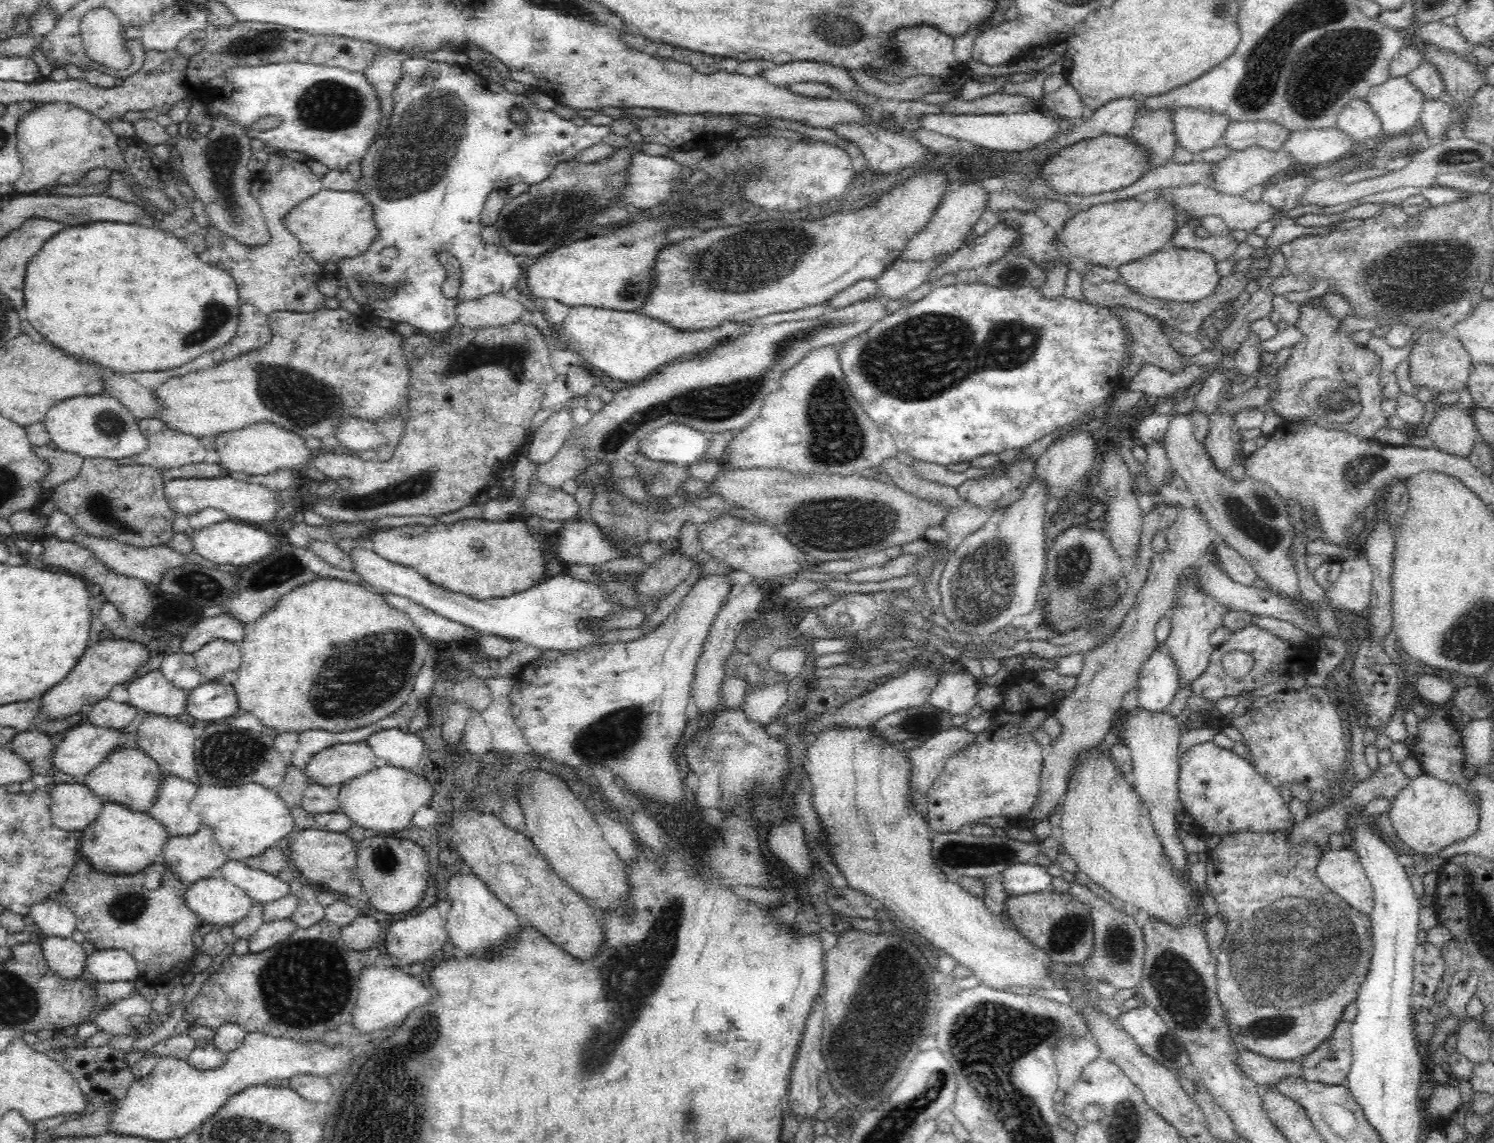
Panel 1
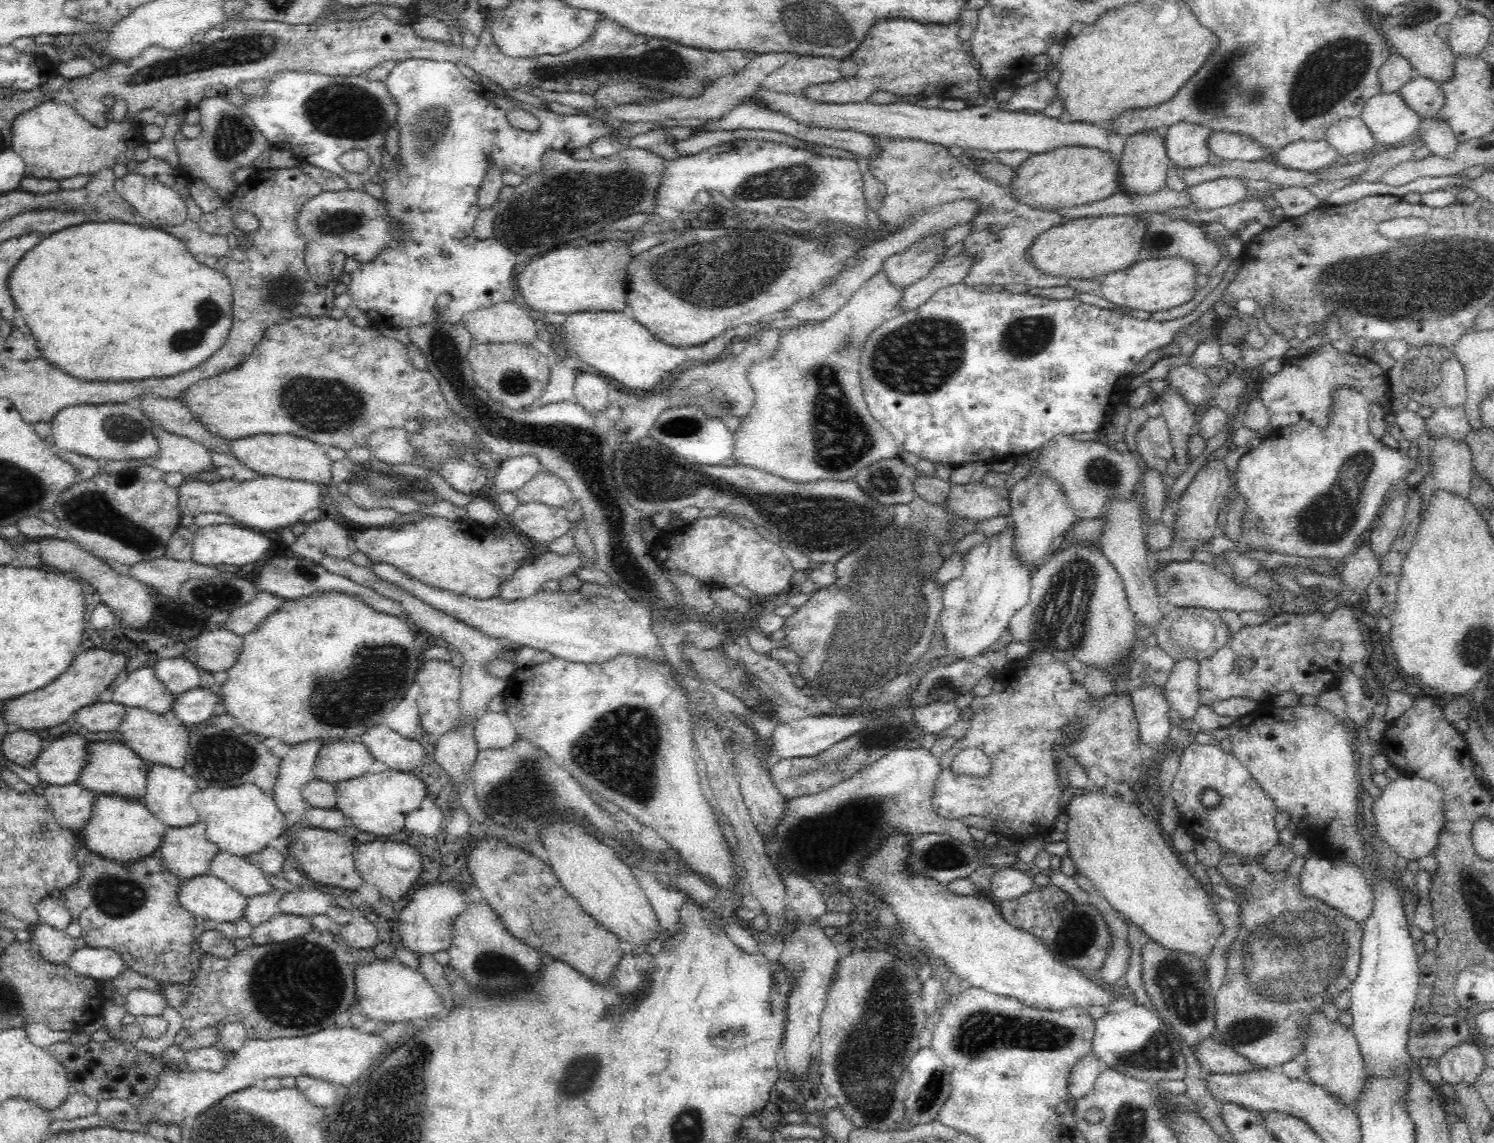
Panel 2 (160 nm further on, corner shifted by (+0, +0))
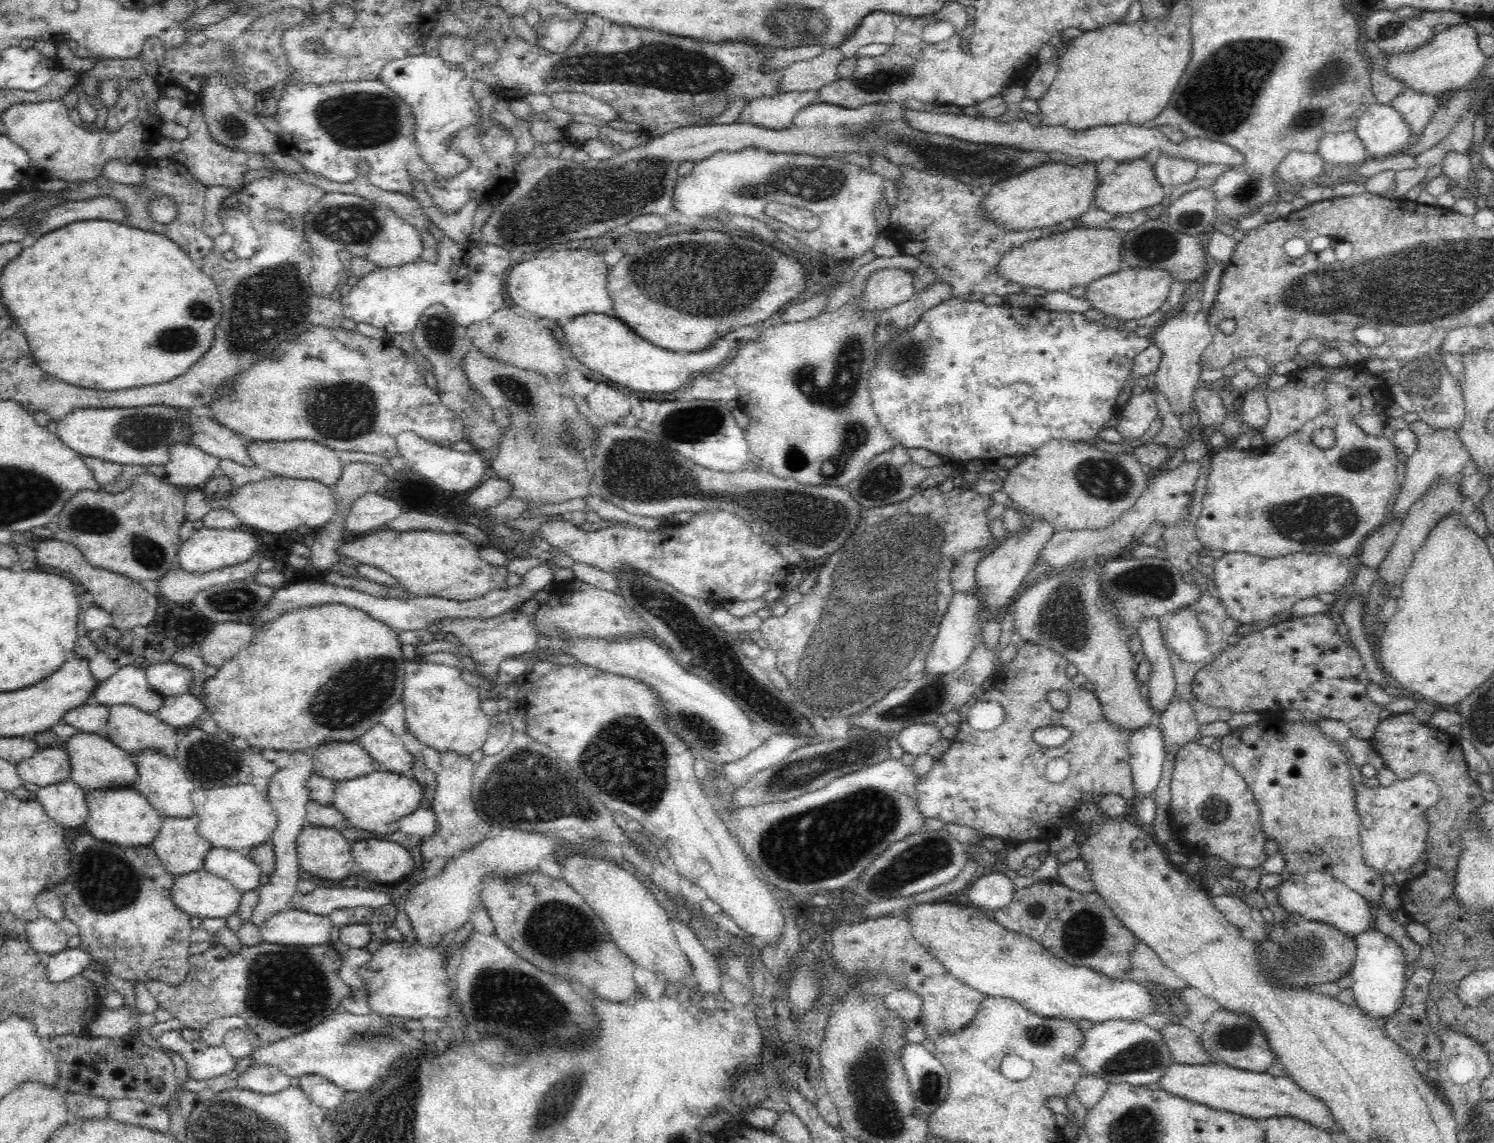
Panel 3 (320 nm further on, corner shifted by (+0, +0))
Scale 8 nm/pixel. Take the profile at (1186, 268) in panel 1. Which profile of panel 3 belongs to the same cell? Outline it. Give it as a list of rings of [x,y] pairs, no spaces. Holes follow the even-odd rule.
[[[1131,268],[1107,274],[1097,278],[1086,286],[1084,299],[1089,303],[1090,309],[1102,312],[1104,316],[1120,320],[1137,320],[1140,317],[1150,316],[1156,312],[1162,302],[1168,298],[1168,291],[1173,280],[1168,271],[1152,268]]]

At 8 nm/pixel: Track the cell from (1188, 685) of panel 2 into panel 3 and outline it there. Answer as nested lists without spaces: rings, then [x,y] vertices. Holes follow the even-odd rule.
[[[1172,700],[1168,710],[1158,716],[1155,726],[1162,733],[1166,756],[1170,751],[1177,752],[1182,745],[1194,742],[1199,724],[1187,700]]]

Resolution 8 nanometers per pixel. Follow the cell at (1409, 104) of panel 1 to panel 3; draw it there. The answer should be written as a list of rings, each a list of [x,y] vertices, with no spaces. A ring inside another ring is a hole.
[[[1375,104],[1358,118],[1356,136],[1366,148],[1368,160],[1403,153],[1412,131],[1391,105]]]

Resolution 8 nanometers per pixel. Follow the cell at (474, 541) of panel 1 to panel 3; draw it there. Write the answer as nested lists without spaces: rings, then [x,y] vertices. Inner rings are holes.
[[[386,528],[339,544],[336,553],[354,560],[357,564],[374,566],[392,575],[411,596],[437,596],[465,601],[481,597],[492,590],[508,588],[508,572],[505,566],[492,566],[480,560],[478,550],[468,539],[454,533],[424,530],[400,532]]]

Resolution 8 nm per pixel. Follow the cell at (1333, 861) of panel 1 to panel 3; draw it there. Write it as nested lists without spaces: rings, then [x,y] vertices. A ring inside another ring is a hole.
[[[1322,871],[1290,876],[1279,885],[1277,902],[1290,915],[1302,915],[1306,920],[1332,925],[1348,937],[1356,938],[1365,933],[1374,922],[1374,913],[1362,895]]]

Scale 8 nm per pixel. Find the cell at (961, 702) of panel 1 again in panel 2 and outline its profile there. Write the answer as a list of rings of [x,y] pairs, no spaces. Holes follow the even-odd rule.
[[[934,702],[922,708],[916,708],[912,714],[912,723],[922,735],[936,735],[959,720],[960,712],[955,702]]]

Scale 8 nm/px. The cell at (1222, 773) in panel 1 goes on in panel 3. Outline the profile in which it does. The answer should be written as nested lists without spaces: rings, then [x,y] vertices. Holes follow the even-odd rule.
[[[1194,741],[1177,750],[1169,808],[1172,830],[1178,836],[1173,835],[1172,839],[1185,851],[1185,858],[1212,855],[1232,867],[1247,869],[1260,867],[1267,859],[1264,855],[1265,835],[1252,791],[1246,786],[1242,775],[1210,747]]]

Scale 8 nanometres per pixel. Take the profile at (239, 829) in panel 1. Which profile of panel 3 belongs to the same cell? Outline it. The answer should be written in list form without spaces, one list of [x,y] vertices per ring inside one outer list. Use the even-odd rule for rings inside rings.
[[[251,784],[223,785],[218,788],[193,789],[191,801],[194,805],[195,814],[198,815],[199,822],[196,832],[212,847],[226,848],[238,852],[247,853],[248,850],[267,842],[270,834],[277,826],[278,817],[274,807],[267,797],[262,796]]]

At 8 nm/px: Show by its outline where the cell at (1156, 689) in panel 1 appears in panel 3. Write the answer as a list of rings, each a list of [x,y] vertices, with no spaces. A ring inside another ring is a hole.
[[[1154,724],[1130,734],[1129,755],[1134,794],[1149,797],[1157,789],[1167,758],[1160,729]]]

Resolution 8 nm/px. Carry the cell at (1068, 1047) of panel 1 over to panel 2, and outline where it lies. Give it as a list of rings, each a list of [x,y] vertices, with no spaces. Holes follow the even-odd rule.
[[[1091,1053],[1084,1057],[1084,1060],[1078,1061],[1078,1066],[1074,1066],[1074,1070],[1070,1074],[1070,1086],[1068,1086],[1070,1098],[1079,1099],[1092,1092],[1098,1076],[1105,1069],[1107,1067],[1103,1062],[1098,1061]]]

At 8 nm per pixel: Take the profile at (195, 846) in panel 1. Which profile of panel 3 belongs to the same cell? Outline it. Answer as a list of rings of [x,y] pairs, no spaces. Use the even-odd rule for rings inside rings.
[[[192,814],[190,818],[170,818],[161,816],[161,826],[156,838],[151,842],[151,848],[160,859],[162,866],[169,872],[177,875],[186,874],[203,868],[203,858],[213,847],[197,832],[199,818]]]

